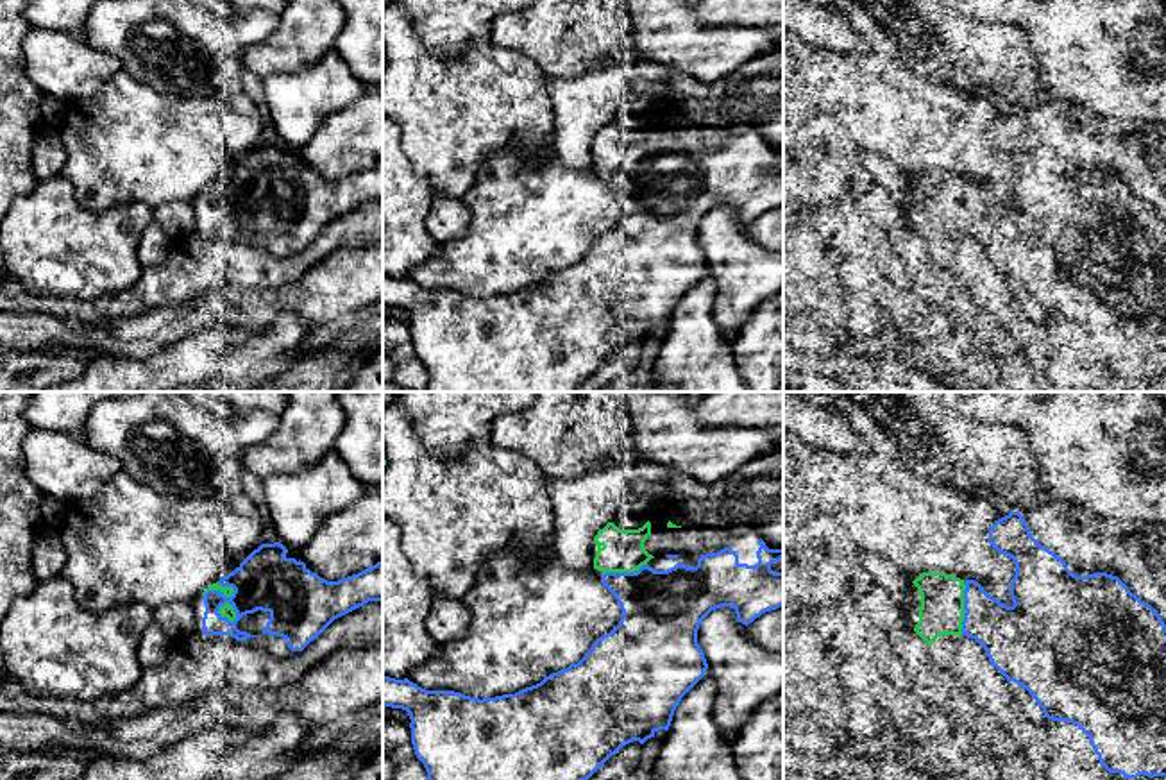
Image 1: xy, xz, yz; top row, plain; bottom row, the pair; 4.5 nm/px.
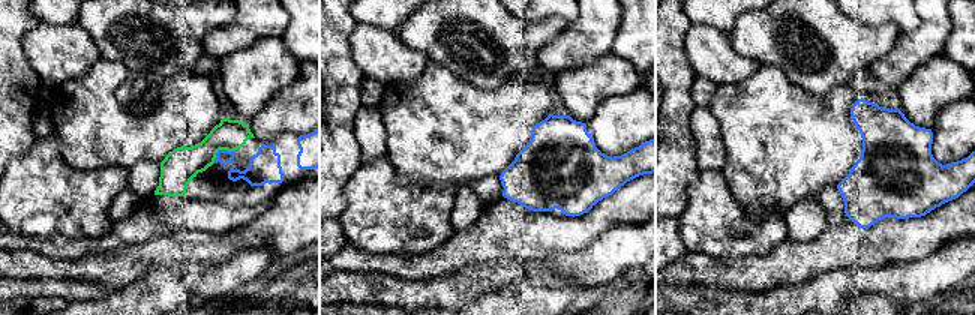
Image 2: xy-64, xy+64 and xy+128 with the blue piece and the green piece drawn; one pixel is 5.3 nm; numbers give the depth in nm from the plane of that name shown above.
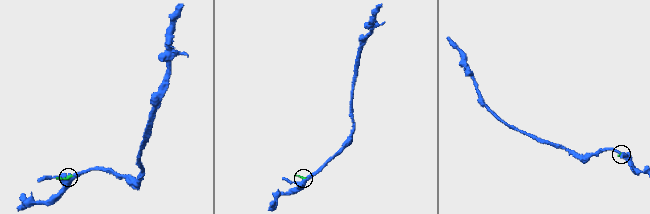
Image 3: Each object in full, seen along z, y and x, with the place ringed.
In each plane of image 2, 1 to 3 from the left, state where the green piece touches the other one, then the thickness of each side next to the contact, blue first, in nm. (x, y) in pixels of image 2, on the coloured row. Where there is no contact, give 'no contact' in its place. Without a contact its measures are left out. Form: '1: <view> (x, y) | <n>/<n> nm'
1: xy-64 (221, 150) | 80/190 nm
2: no contact
3: no contact

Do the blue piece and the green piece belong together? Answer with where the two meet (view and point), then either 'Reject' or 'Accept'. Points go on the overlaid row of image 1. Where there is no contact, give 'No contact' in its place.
Touches blue at xy (219, 591). Accept

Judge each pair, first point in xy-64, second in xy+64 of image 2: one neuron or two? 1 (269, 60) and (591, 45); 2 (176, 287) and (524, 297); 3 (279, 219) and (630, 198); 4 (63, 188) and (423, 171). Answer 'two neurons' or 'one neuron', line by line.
1: two neurons
2: one neuron
3: two neurons
4: two neurons

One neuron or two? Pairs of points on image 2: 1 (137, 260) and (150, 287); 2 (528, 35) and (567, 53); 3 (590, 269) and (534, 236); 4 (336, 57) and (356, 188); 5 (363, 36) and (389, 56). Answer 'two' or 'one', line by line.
1: two
2: two
3: two
4: two
5: one

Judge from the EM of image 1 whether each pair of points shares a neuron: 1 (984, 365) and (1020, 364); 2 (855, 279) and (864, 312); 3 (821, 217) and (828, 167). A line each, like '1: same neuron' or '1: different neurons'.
1: different neurons
2: different neurons
3: different neurons

